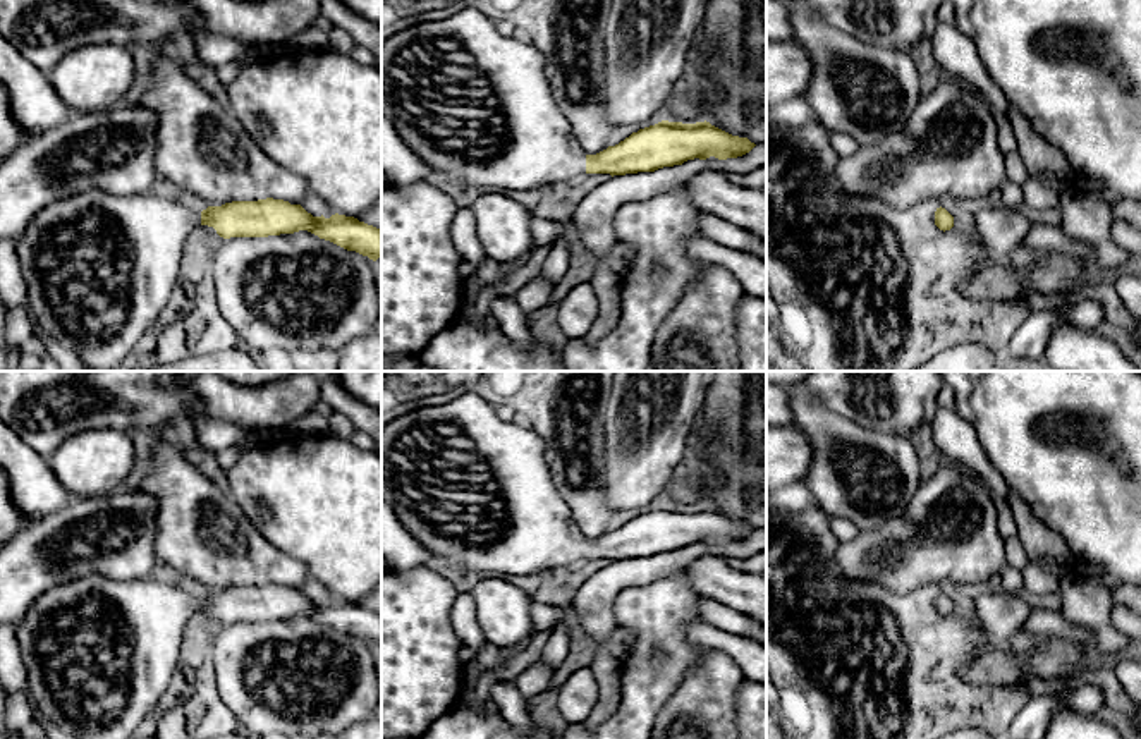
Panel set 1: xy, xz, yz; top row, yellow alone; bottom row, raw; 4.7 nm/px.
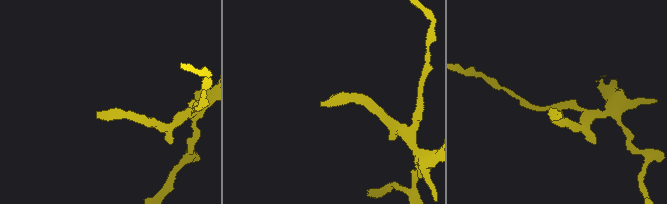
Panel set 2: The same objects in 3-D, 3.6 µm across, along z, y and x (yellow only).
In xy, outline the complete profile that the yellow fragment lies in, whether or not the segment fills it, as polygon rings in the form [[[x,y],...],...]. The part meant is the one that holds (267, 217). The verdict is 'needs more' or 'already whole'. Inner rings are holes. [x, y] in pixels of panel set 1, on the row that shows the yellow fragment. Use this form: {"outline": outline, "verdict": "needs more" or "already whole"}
{"outline": [[[163,187],[132,196],[88,191],[45,206],[17,239],[31,316],[46,337],[74,351],[88,371],[122,370],[167,306],[184,244],[199,225],[213,227],[223,239],[308,230],[373,261],[381,258],[381,229],[339,213],[313,217],[301,205],[284,199],[232,201],[199,211]]], "verdict": "needs more"}

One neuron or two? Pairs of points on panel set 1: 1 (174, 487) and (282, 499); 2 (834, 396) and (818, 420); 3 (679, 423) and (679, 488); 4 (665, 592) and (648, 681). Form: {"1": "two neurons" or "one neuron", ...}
{"1": "two neurons", "2": "two neurons", "3": "two neurons", "4": "one neuron"}

